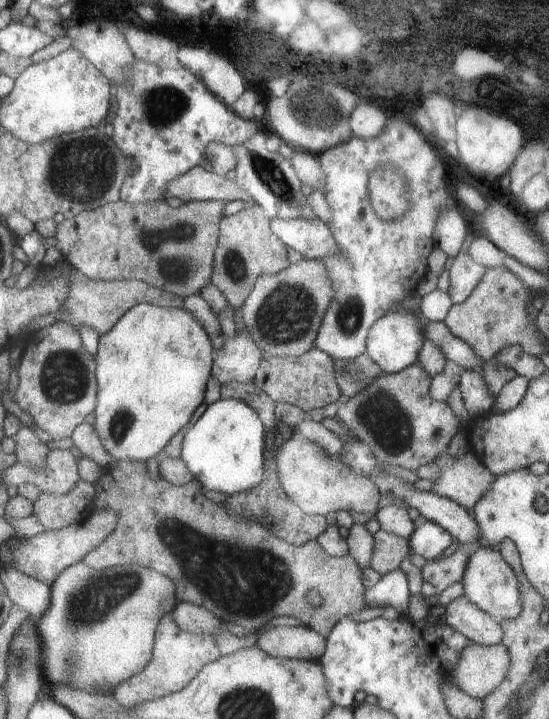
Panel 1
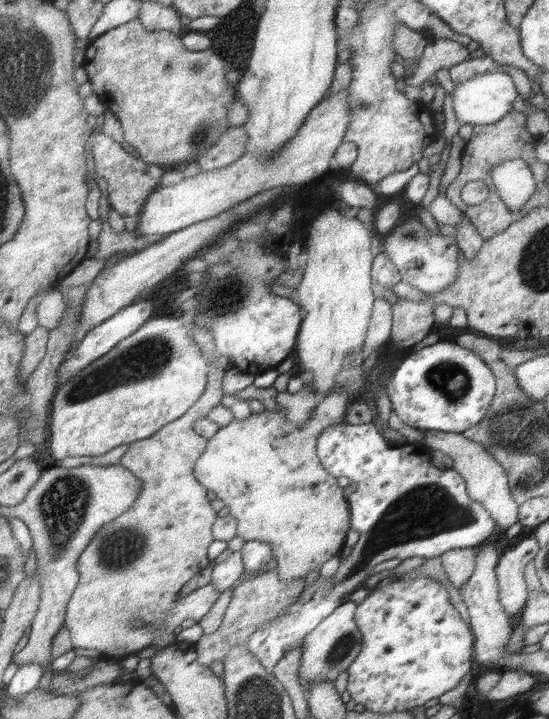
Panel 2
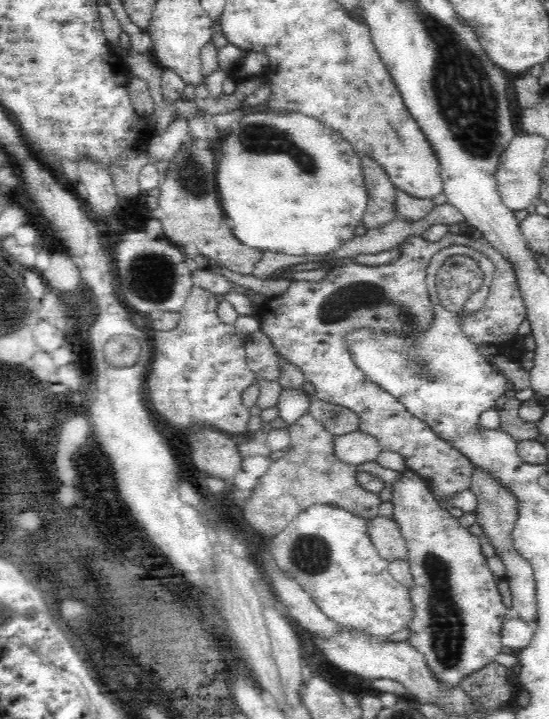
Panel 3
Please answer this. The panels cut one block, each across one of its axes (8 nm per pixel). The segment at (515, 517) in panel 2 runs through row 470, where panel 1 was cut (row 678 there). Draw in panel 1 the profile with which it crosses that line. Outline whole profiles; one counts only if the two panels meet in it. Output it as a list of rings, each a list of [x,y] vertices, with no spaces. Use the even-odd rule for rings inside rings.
[[[473,644],[461,654],[457,682],[469,696],[487,700],[509,678],[513,656],[509,646]]]

